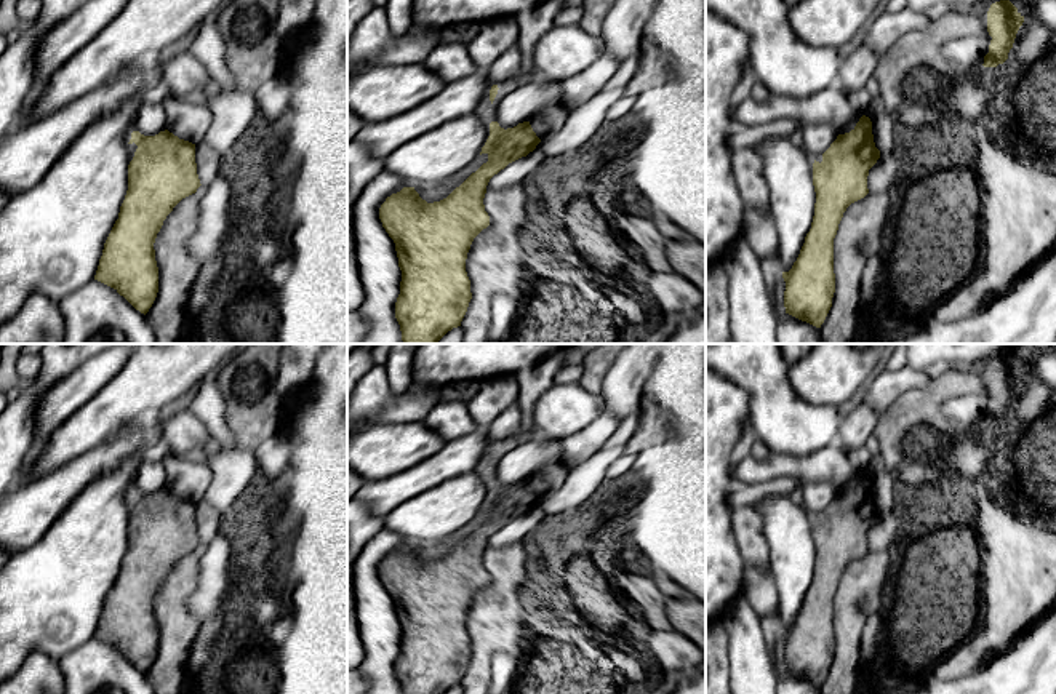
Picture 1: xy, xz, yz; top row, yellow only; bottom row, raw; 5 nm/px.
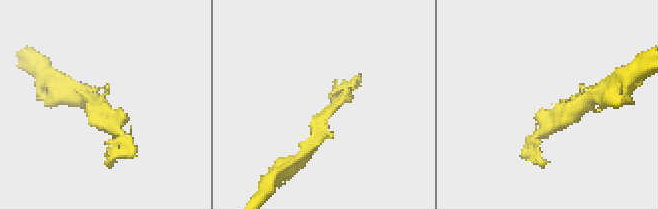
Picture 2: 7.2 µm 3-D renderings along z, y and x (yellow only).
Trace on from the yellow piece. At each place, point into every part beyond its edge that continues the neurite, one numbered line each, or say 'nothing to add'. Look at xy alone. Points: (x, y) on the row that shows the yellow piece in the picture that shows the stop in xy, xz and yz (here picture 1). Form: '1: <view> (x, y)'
1: xy (132, 147)

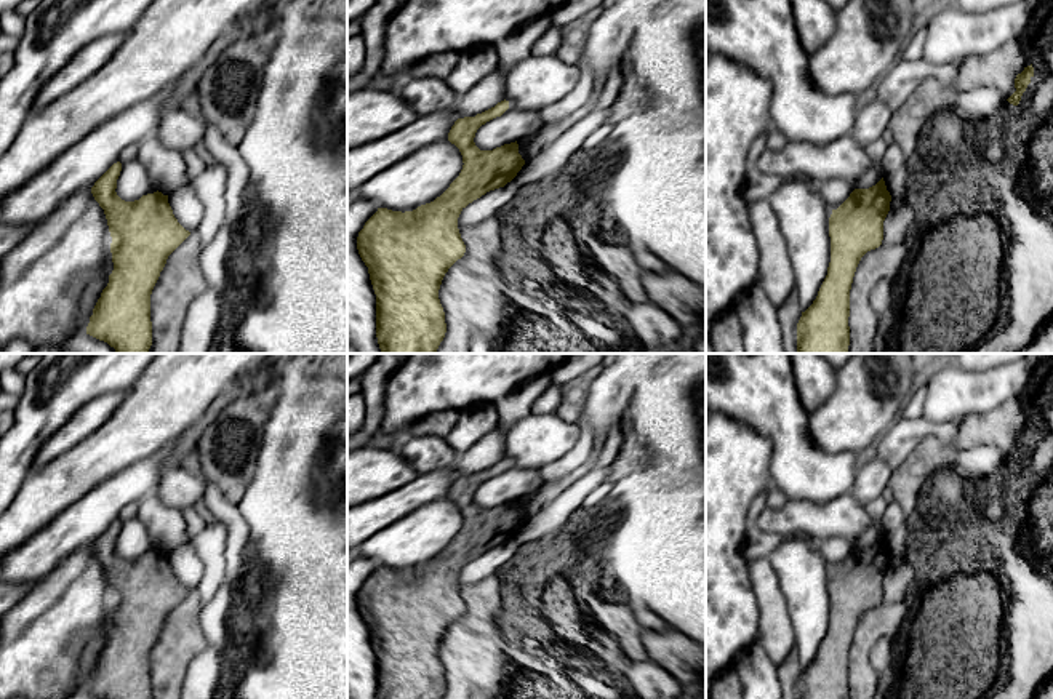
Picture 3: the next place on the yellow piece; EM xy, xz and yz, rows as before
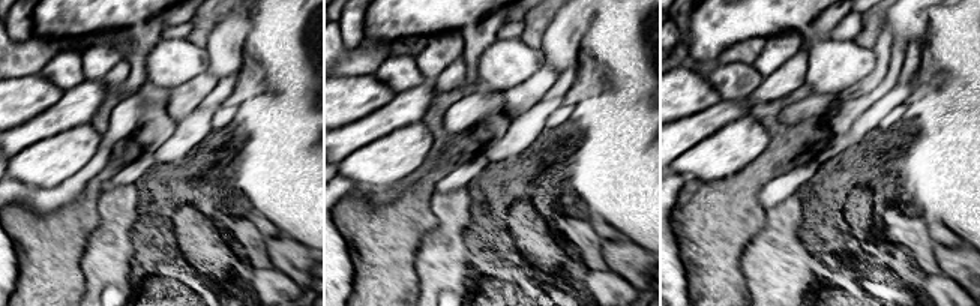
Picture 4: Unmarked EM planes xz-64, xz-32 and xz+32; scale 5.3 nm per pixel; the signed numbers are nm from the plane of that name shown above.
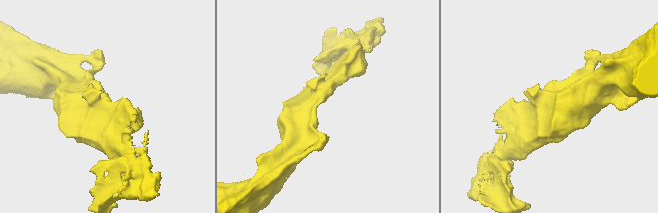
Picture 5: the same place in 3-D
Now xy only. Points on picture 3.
nothing to add

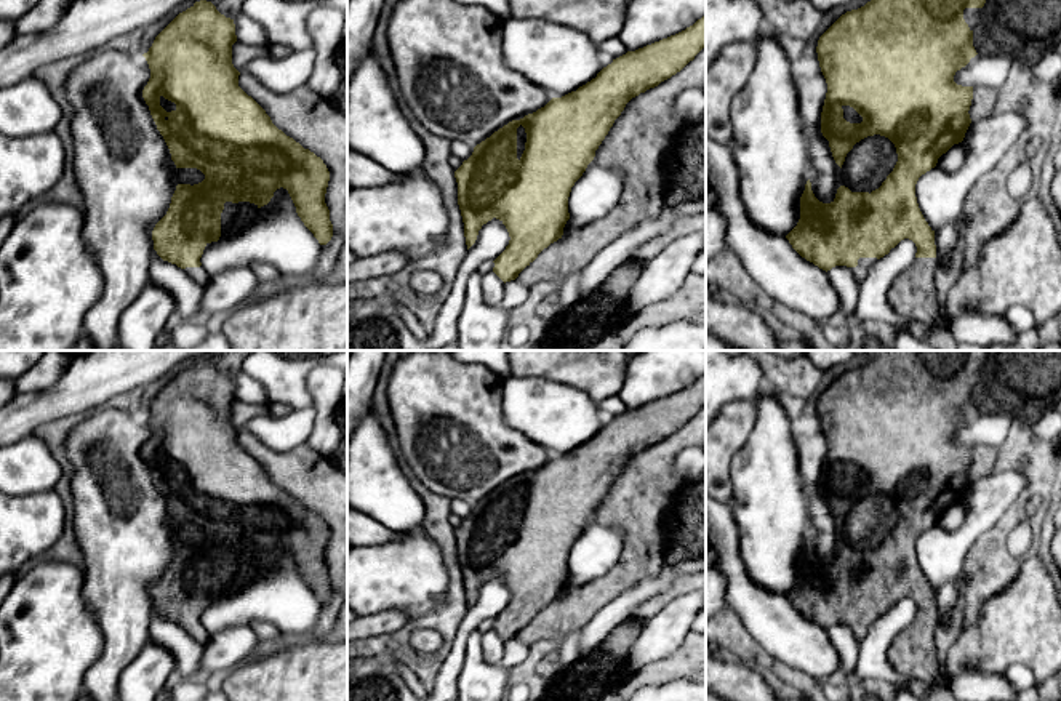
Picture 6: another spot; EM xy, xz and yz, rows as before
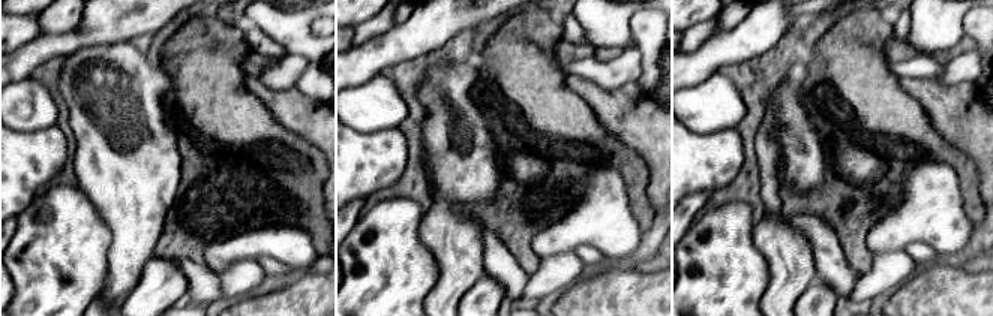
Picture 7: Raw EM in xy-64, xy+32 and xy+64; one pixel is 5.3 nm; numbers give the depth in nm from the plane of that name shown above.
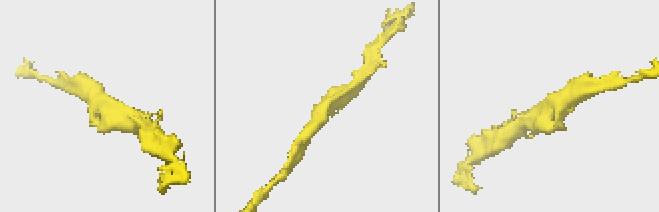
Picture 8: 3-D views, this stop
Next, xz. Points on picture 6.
1: xz (520, 132)

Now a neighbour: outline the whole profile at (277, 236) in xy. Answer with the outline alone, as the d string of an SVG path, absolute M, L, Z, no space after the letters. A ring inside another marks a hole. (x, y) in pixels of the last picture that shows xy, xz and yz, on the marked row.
M286 189L274 192L258 216L240 232L206 243L200 262L208 277L254 262L274 266L285 280L307 282L322 245L304 226Z

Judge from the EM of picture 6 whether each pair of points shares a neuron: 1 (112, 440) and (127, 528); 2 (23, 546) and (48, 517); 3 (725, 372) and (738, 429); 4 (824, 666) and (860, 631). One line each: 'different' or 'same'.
1: same
2: same
3: different
4: different

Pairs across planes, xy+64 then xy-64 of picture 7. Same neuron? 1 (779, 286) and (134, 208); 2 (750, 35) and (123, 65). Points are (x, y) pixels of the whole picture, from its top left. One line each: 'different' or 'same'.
1: same
2: different

